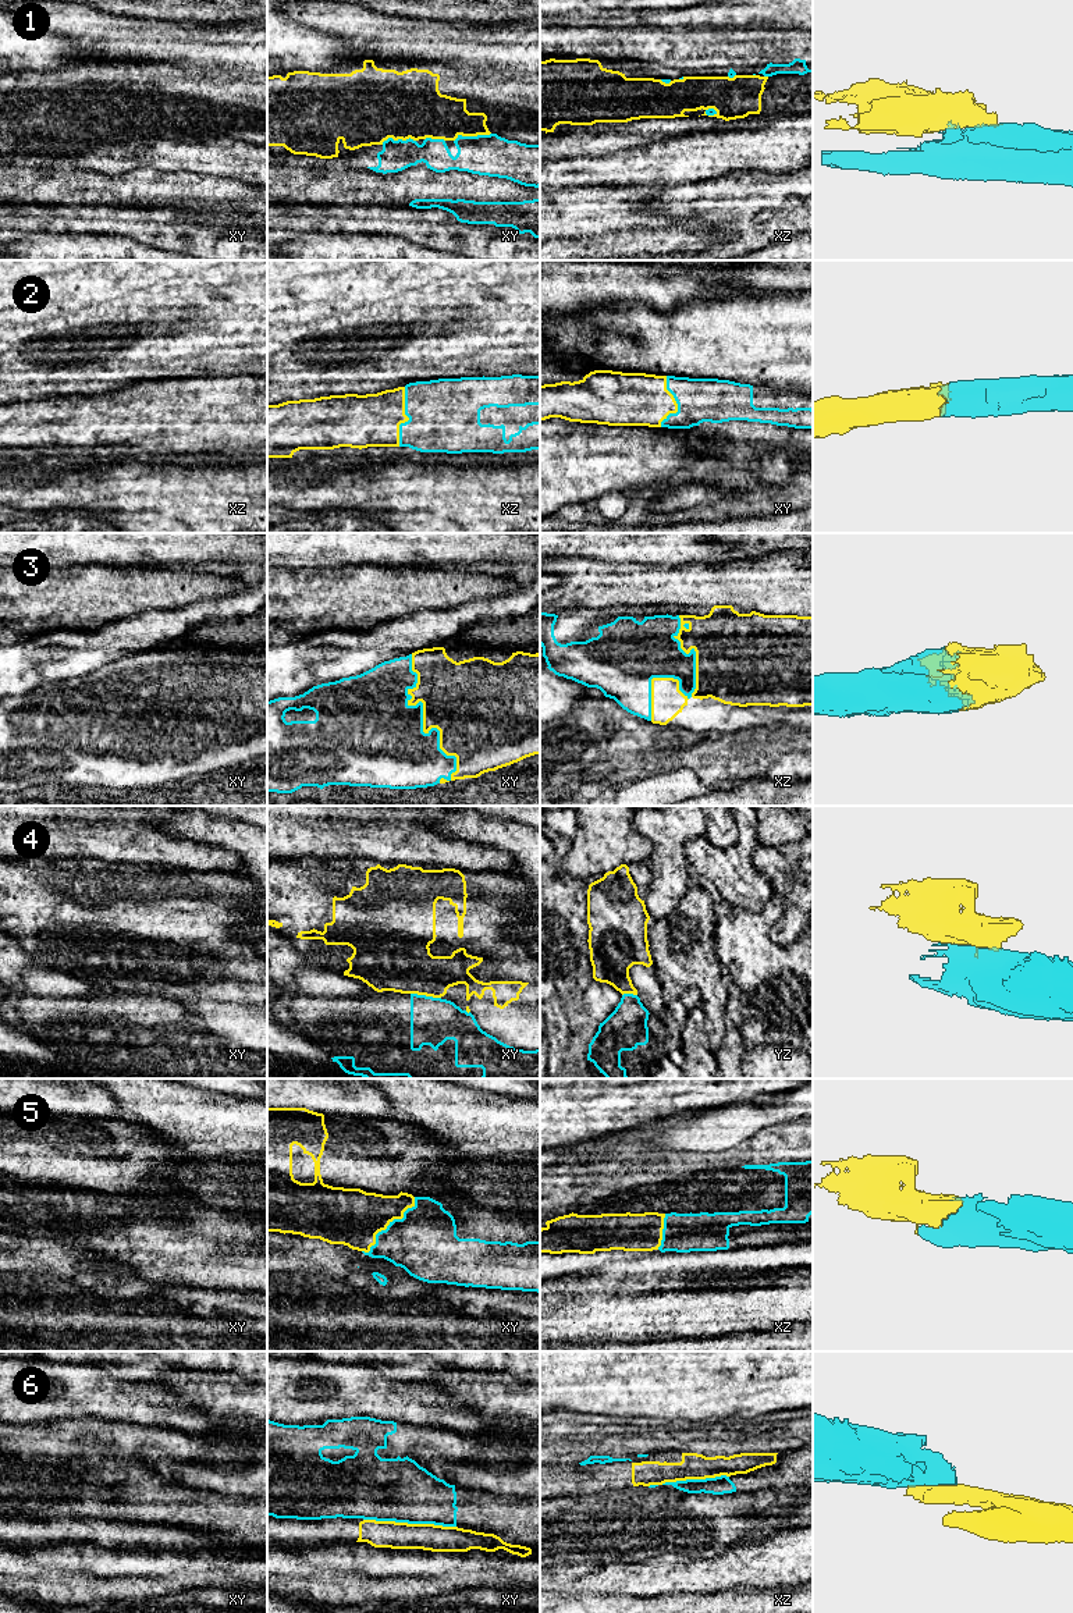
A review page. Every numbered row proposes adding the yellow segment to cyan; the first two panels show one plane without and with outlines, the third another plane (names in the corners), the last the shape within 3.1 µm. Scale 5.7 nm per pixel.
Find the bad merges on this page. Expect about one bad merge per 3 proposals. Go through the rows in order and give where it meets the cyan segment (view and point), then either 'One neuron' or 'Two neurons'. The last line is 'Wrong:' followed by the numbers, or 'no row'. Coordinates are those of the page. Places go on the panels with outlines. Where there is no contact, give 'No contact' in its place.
1: Touches cyan at xy (472, 137). Two neurons
2: Touches cyan at xz (408, 416). One neuron
3: Touches cyan at xy (422, 721). One neuron
4: Touches cyan at xy (425, 995). Two neurons
5: Touches cyan at xy (388, 1225). One neuron
6: Touches cyan at xy (409, 1523). Two neurons
Wrong: 1, 4, 6

